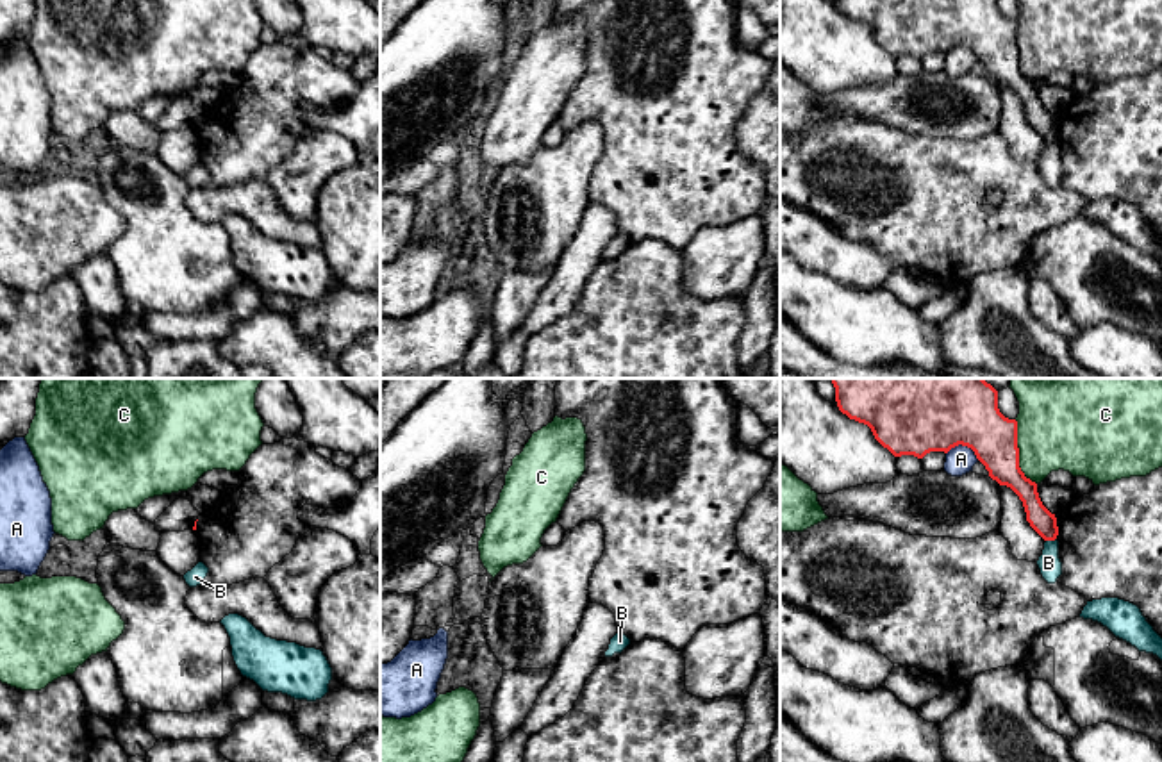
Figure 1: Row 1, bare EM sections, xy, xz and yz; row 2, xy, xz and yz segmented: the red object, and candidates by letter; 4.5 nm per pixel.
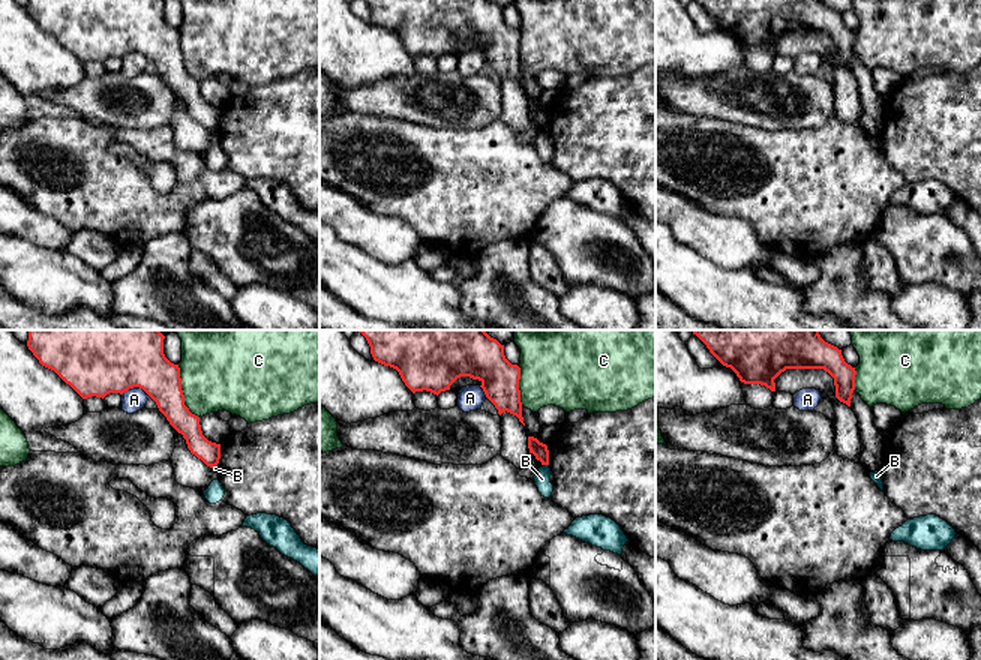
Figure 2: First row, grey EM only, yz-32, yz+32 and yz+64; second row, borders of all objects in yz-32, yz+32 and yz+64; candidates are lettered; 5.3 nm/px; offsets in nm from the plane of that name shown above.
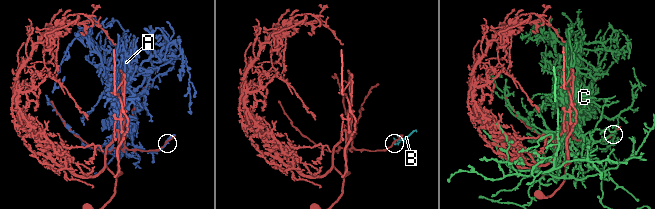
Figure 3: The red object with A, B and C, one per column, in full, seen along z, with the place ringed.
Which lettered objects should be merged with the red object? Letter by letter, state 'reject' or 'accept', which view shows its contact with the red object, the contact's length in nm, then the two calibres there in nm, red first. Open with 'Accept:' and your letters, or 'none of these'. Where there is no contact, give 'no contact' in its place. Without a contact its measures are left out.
Accept: none of these
A: reject; meets red in yz; contact 160 nm long; 480 nm thick on the red side, 130 nm on the other
B: reject; meets red in yz; contact 50 nm long; 110 nm thick on the red side, 100 nm on the other
C: reject; meets red in yz; contact 320 nm long; 240 nm thick on the red side, 420 nm on the other

